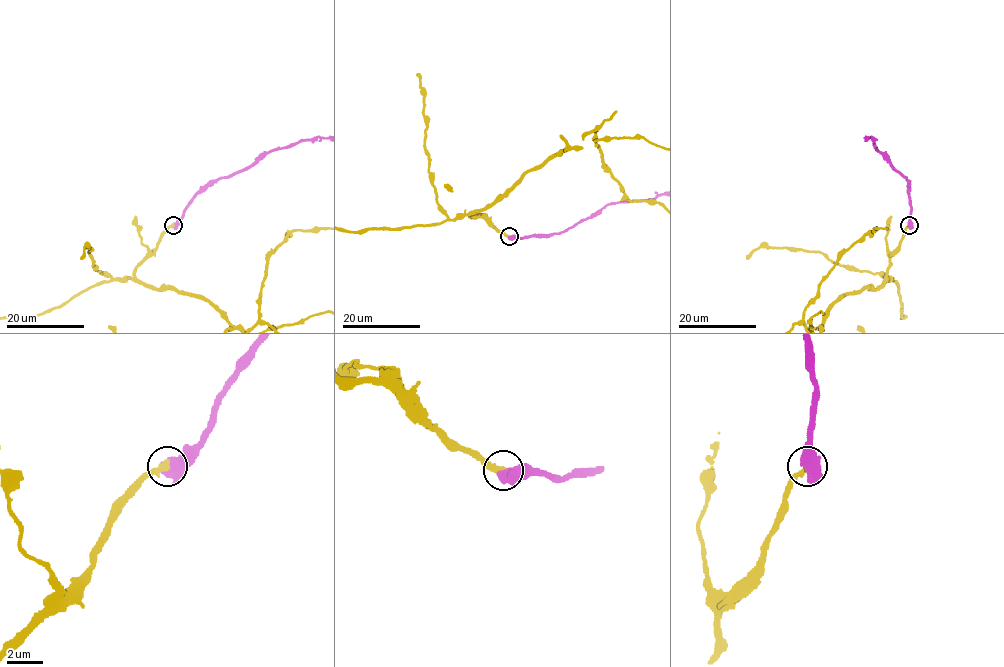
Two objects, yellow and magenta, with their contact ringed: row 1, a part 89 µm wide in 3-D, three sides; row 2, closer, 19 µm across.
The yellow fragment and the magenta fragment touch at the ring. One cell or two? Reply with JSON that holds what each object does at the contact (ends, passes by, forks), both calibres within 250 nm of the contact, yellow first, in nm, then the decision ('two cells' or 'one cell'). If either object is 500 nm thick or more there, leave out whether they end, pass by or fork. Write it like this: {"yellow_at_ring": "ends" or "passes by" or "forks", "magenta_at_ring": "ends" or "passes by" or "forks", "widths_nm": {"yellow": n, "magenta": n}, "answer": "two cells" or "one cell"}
{"widths_nm": {"yellow": 320, "magenta": 650}, "answer": "one cell"}

